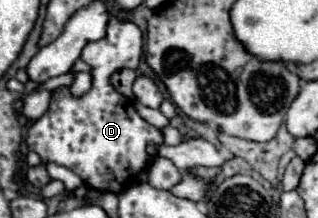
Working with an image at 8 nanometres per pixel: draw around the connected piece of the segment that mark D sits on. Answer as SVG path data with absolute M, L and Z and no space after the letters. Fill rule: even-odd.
M110 17L108 25L106 25L106 37L86 43L86 47L82 49L82 59L90 65L90 75L92 75L92 89L90 93L82 95L82 97L74 97L70 95L68 89L54 89L52 91L52 99L50 99L50 107L46 111L46 115L42 115L36 123L32 123L28 127L26 143L32 151L36 151L42 157L42 163L46 161L54 161L62 167L72 169L76 175L82 177L82 181L86 183L86 187L94 187L98 191L112 191L112 193L120 193L122 189L130 186L138 179L138 173L142 169L146 169L150 165L150 155L146 153L146 145L150 141L154 143L162 143L162 133L148 125L138 111L134 109L132 101L126 99L124 95L120 95L112 85L110 85L110 77L114 71L118 69L136 69L142 57L142 31L138 29L136 23L132 21L120 21L118 17Z

